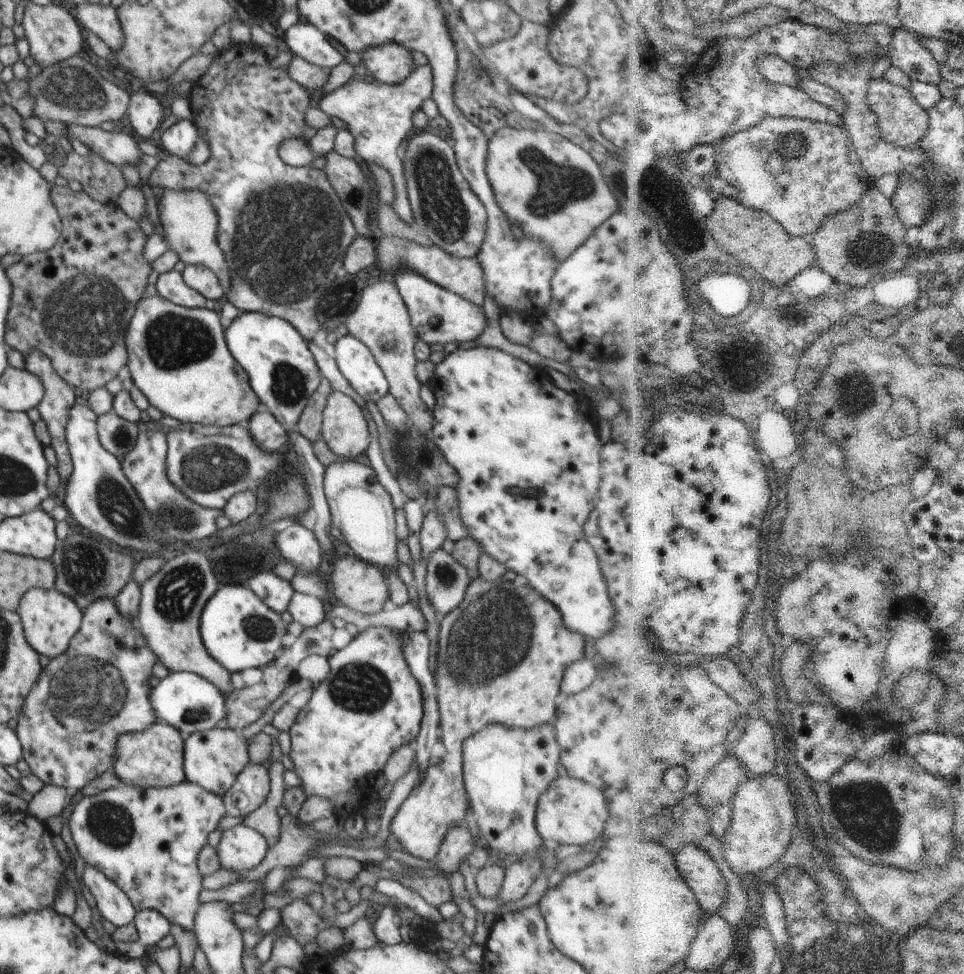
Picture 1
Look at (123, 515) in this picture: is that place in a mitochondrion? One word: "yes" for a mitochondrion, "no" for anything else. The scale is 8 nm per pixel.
yes

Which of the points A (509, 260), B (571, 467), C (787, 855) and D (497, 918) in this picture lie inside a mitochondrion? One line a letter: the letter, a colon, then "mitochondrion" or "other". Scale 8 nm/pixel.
A: other
B: other
C: other
D: other

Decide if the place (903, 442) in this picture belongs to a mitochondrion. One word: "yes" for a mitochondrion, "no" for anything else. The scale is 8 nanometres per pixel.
no

